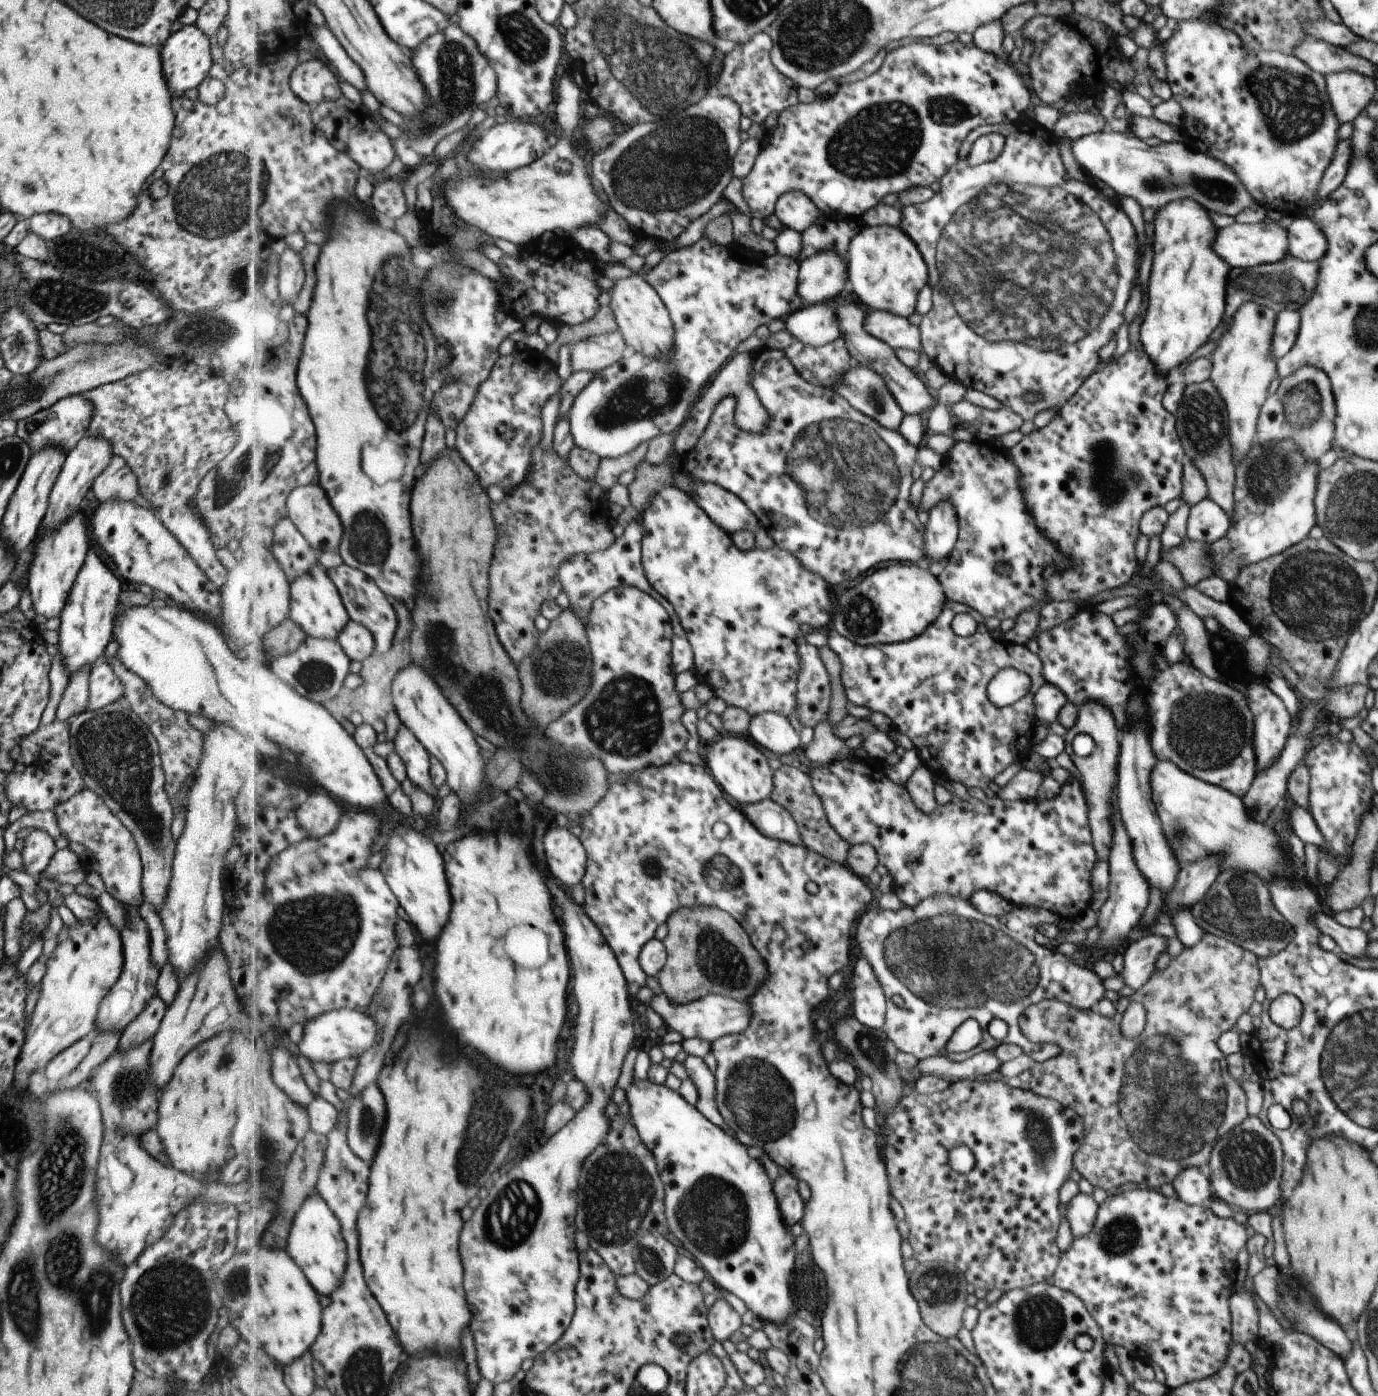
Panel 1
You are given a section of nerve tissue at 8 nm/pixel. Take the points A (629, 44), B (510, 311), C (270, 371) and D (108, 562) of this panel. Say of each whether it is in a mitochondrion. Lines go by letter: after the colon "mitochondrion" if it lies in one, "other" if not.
A: mitochondrion
B: other
C: other
D: other

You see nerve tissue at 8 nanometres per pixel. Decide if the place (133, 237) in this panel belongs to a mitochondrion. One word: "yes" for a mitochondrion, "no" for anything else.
no

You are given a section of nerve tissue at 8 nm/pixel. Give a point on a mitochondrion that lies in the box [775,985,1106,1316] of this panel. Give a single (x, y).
(1044, 1146)

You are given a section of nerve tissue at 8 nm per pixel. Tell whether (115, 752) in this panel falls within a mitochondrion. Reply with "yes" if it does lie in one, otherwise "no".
yes

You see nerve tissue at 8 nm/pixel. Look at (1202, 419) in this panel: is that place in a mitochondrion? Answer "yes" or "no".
yes

